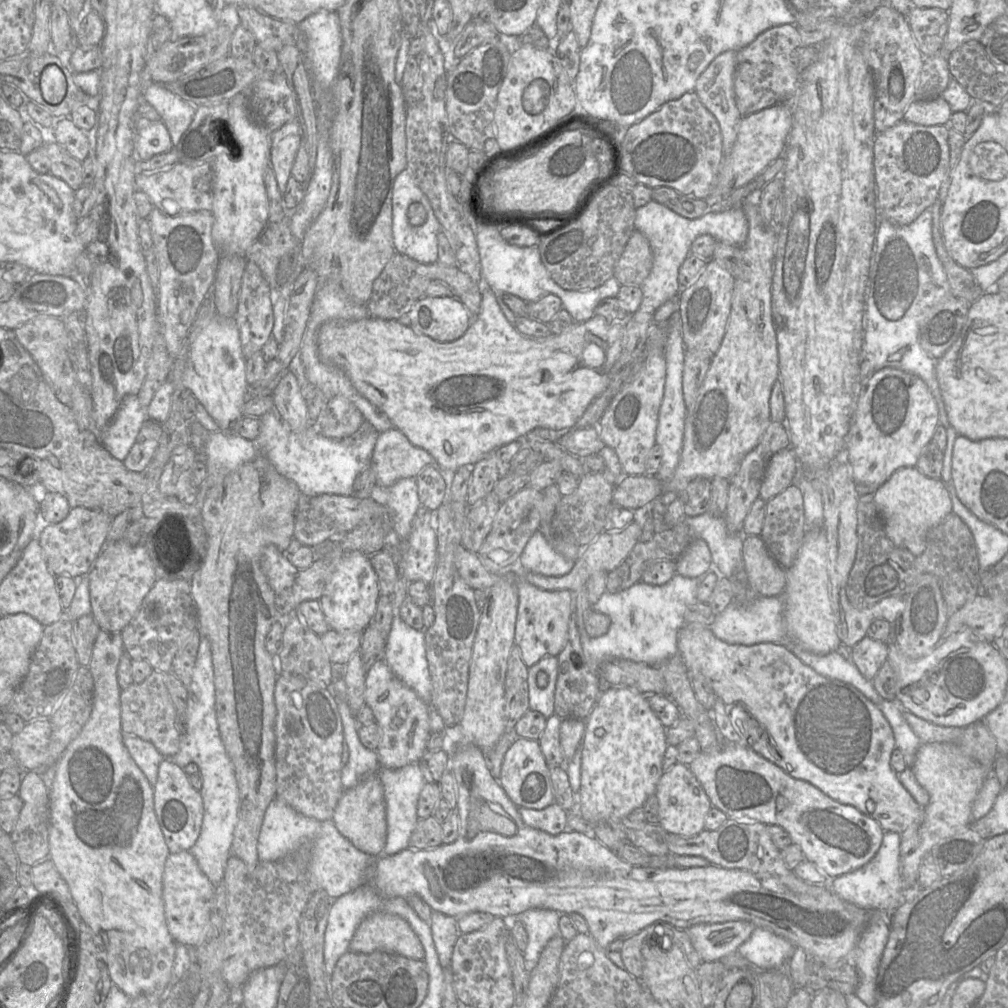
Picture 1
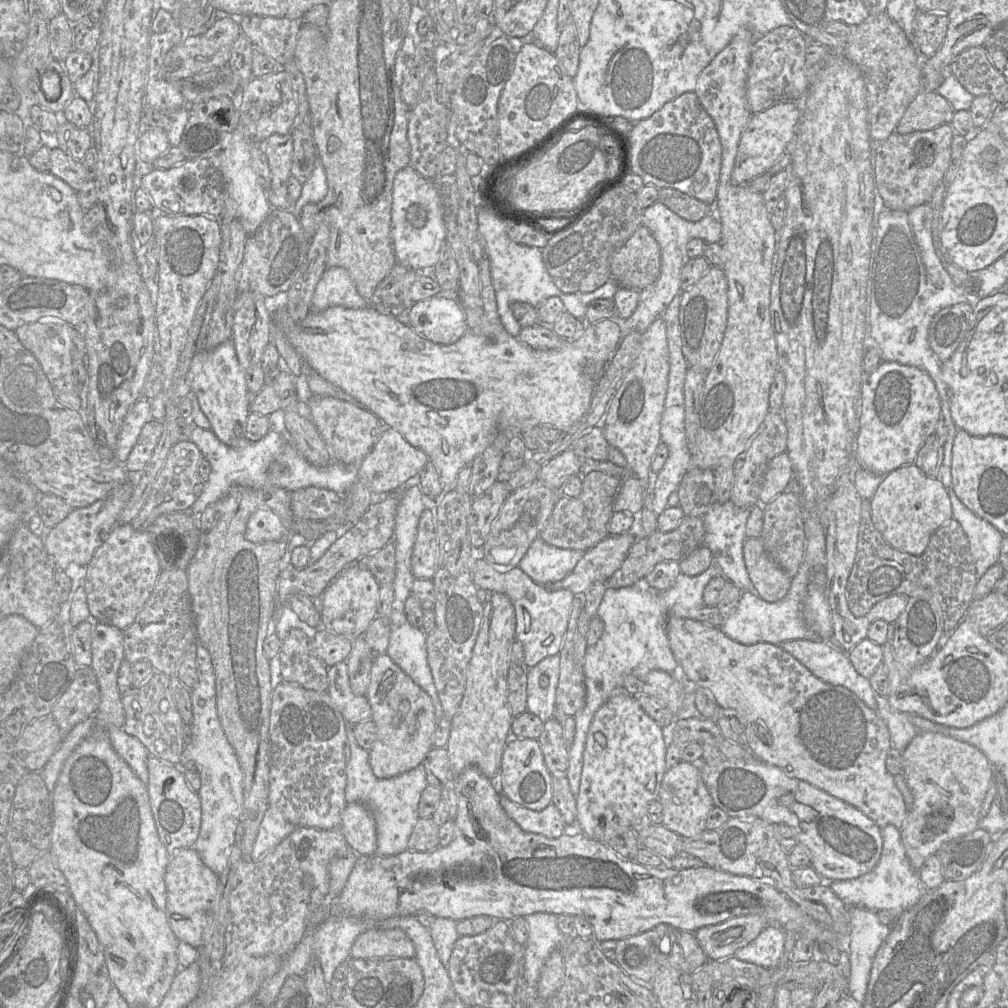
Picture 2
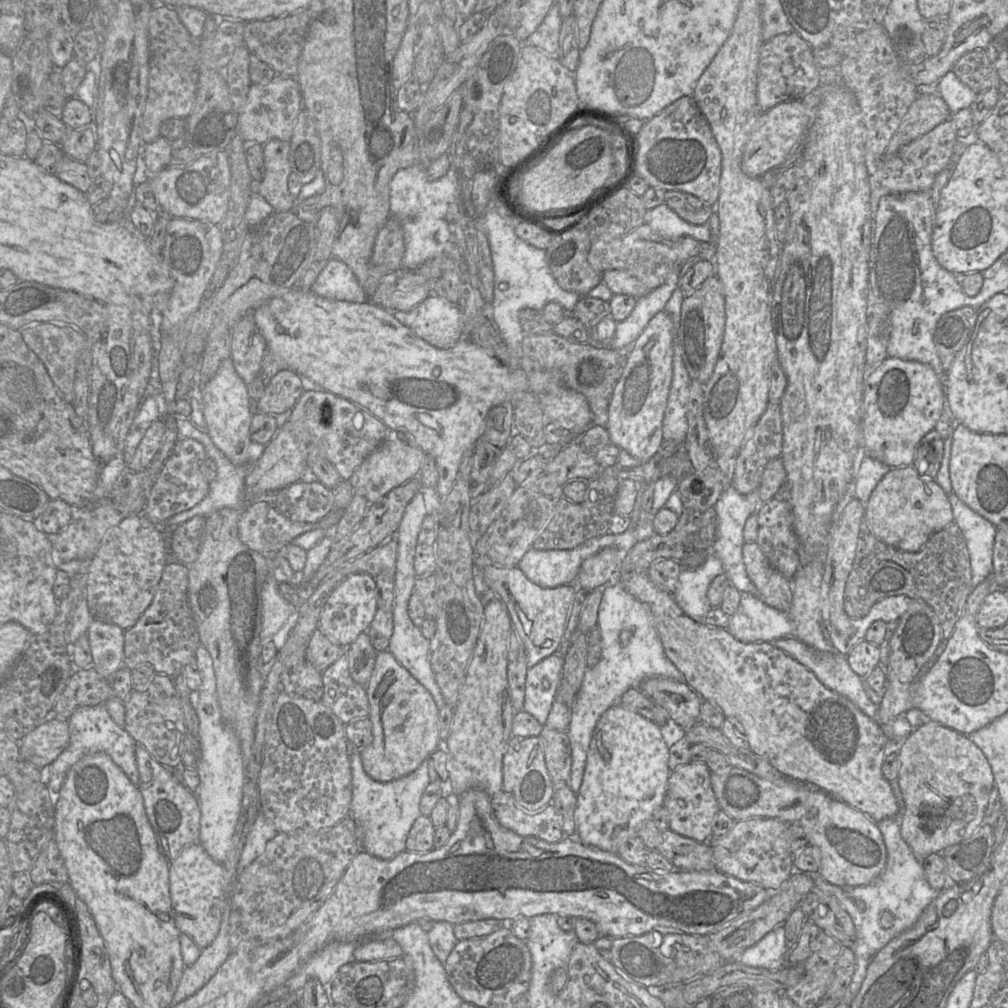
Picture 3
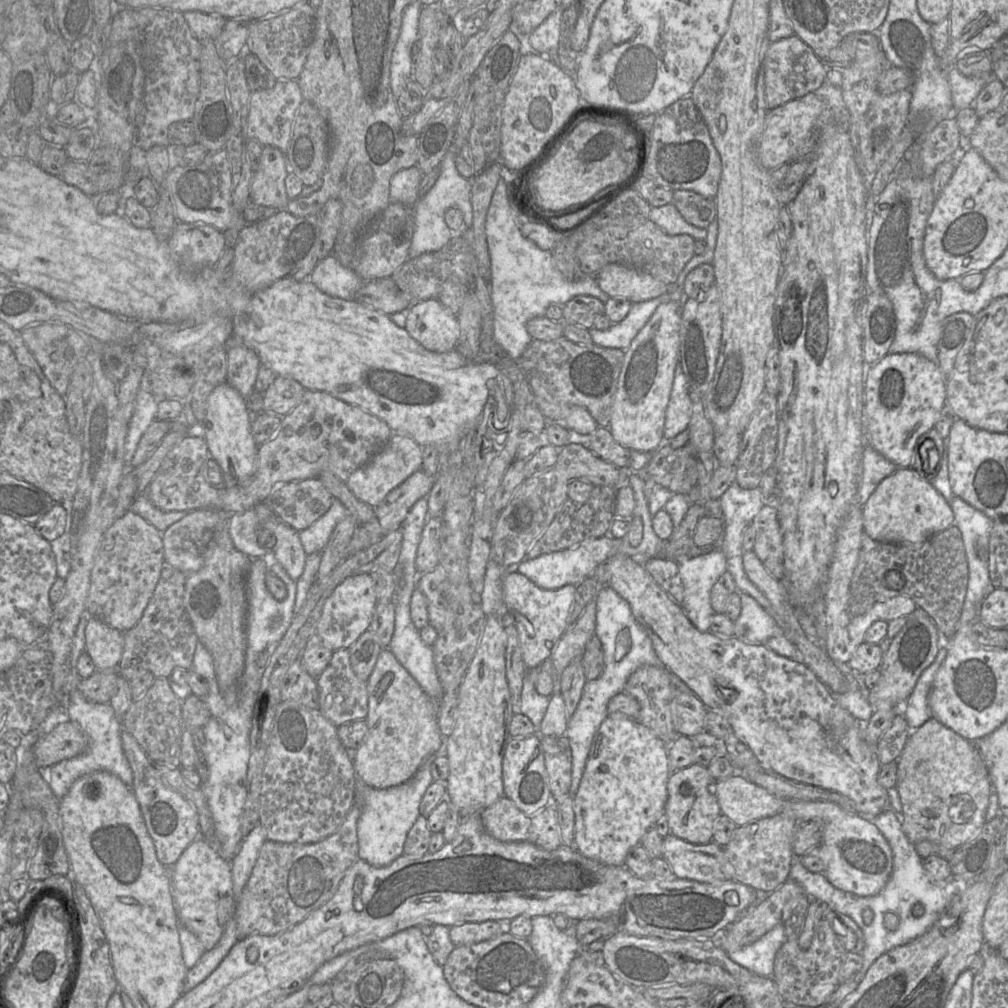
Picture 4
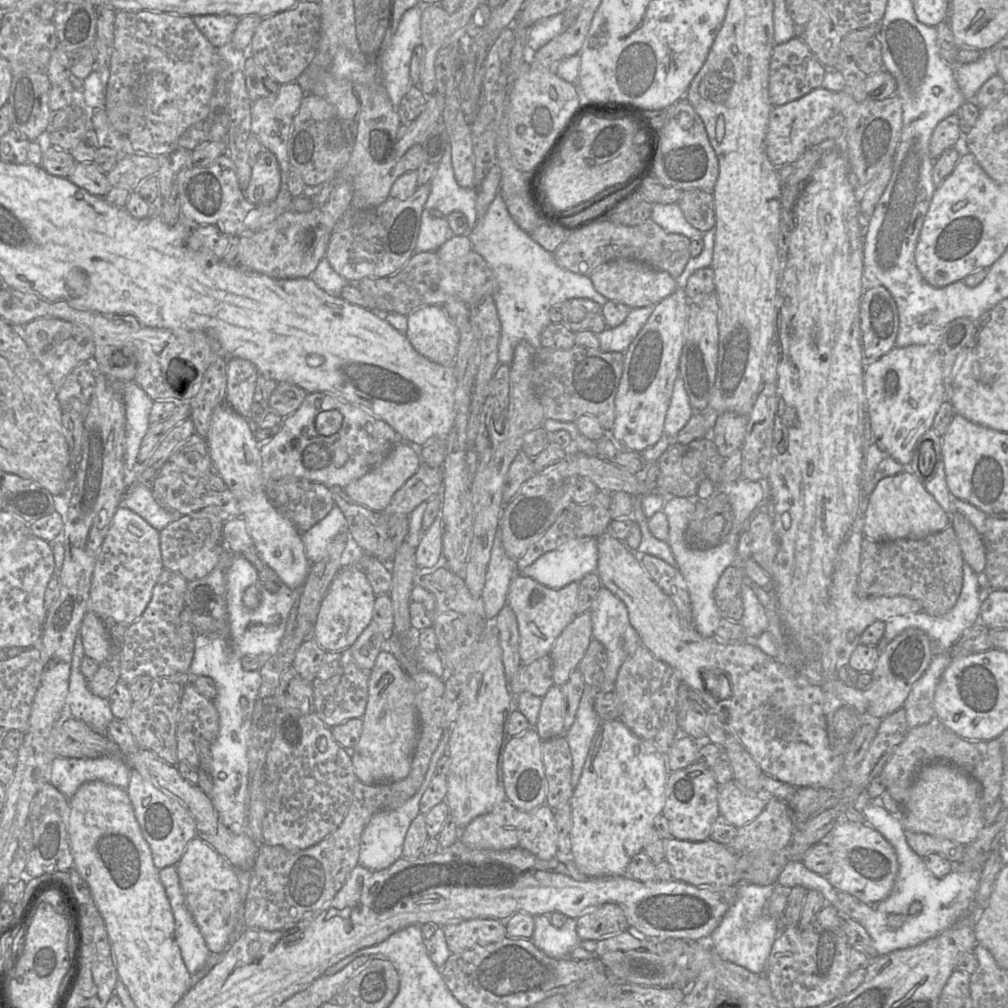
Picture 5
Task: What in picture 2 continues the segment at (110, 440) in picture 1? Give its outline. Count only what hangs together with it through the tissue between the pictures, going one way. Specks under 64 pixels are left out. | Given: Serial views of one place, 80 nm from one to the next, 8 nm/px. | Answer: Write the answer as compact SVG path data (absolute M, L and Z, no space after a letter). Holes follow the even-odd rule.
M139 398L126 415L117 440L116 460L125 463L135 446L143 426L152 419L151 400Z

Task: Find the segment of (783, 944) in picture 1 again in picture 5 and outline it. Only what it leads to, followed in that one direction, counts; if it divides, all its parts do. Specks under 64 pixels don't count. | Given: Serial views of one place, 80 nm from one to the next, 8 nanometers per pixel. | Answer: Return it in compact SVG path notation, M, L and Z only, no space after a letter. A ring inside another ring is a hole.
M750 882L737 884L737 898L711 933L711 946L726 961L755 974L764 974L769 954L780 931L785 927L780 918L767 914L766 904L775 885L759 886Z

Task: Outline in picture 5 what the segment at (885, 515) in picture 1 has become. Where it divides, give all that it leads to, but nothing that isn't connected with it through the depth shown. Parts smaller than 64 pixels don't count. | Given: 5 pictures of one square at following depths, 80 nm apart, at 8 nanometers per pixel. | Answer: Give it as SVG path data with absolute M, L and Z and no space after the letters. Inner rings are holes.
M908 469L894 476L880 480L869 498L864 517L863 534L873 541L897 539L921 539L930 534L941 532L950 526L951 515L946 513L924 485Z

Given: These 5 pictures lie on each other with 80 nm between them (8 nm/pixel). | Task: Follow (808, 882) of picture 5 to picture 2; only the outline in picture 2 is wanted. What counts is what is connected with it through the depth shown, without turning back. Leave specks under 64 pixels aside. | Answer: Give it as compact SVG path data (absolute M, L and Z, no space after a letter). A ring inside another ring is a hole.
M887 825L881 828L881 836L881 856L870 872L854 879L829 882L829 887L848 908L849 932L845 937L841 937L851 966L848 994L861 1004L865 999L873 959L891 930L891 926L881 923L877 914L881 910L887 911L892 916L893 924L904 911L914 906L926 891L919 879L919 871L916 871L908 860L900 830L894 825Z

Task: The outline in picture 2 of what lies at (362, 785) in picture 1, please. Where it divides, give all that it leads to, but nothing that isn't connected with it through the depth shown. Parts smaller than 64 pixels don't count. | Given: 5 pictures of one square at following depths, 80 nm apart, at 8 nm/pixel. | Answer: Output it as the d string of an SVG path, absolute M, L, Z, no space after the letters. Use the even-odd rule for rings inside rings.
M362 803L348 804L343 812L340 829L359 855L373 855L377 850L377 834L374 817Z

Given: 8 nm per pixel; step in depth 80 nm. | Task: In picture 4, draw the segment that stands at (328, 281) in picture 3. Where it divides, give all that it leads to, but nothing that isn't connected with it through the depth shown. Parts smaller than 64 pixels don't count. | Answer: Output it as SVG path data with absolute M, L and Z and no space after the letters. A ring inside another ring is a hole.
M333 253L317 263L308 280L323 293L345 300L355 300L364 282L351 268L342 265Z

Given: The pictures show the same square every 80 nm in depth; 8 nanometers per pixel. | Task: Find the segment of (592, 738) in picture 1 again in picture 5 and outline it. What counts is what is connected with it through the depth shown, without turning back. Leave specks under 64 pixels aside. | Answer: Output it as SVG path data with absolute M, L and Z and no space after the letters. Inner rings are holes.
M620 720L602 722L595 738L593 739L578 785L574 789L570 800L572 815L571 860L583 875L587 877L627 875L627 867L630 861L636 854L643 851L644 846L649 843L649 839L652 837L652 829L654 828L654 820L660 813L662 813L665 805L665 784L667 782L668 772L673 771L669 770L667 755L661 753L652 742L634 735Z

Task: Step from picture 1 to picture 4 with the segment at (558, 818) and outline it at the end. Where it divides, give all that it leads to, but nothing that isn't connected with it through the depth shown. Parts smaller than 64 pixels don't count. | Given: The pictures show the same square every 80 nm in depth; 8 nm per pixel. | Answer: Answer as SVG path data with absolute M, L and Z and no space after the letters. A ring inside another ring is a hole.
M503 796L485 808L480 816L486 831L497 840L504 842L525 841L547 851L553 851L561 845L559 824L553 803L534 815L526 815L515 806L511 799Z

